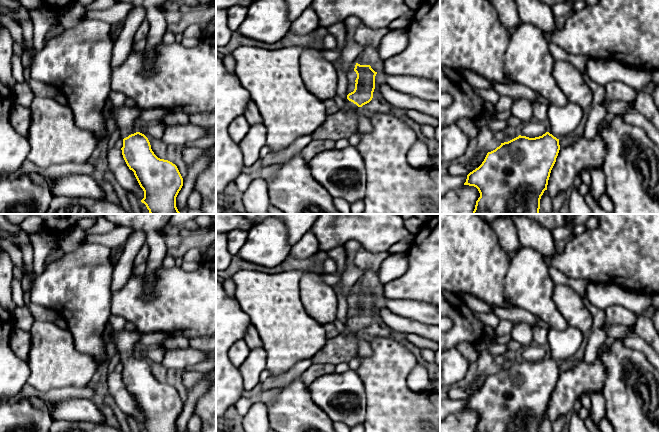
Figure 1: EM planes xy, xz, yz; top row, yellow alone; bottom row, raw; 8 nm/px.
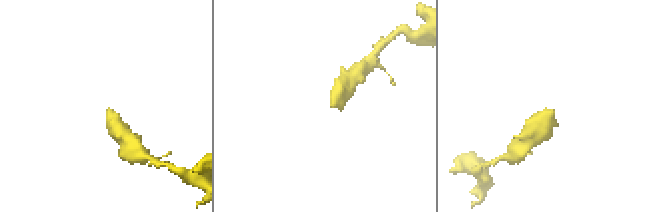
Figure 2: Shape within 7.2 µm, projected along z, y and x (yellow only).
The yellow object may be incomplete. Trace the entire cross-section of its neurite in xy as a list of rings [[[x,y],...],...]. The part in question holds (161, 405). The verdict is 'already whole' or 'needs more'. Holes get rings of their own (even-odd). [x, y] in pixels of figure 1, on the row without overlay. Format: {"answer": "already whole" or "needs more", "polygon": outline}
{"answer": "needs more", "polygon": [[[137,329],[112,331],[112,339],[123,362],[123,382],[144,415],[141,426],[147,432],[177,432],[176,421],[183,410],[183,402],[177,390],[158,382],[148,362],[136,355],[141,334]]]}

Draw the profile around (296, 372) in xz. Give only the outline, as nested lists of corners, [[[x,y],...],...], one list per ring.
[[[313,358],[302,360],[298,362],[293,368],[287,371],[285,374],[277,377],[270,376],[264,382],[259,384],[259,387],[263,391],[271,389],[280,389],[281,387],[290,384],[297,378],[300,378],[302,374],[313,364]]]

